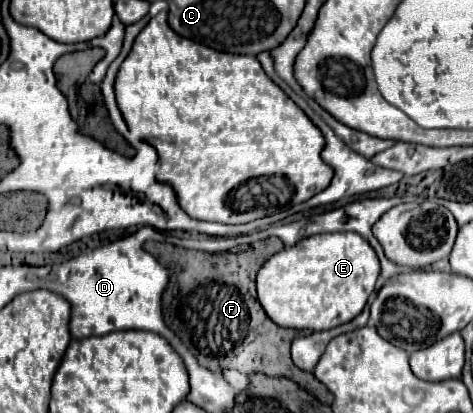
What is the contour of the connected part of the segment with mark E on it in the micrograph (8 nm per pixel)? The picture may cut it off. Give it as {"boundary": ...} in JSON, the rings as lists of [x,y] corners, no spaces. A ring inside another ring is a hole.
{"boundary":[[[323,233],[301,239],[297,245],[287,247],[273,257],[269,257],[263,267],[257,271],[257,299],[263,311],[273,323],[289,329],[307,329],[307,331],[325,331],[337,325],[343,325],[355,319],[379,277],[379,261],[373,247],[357,233]]]}

